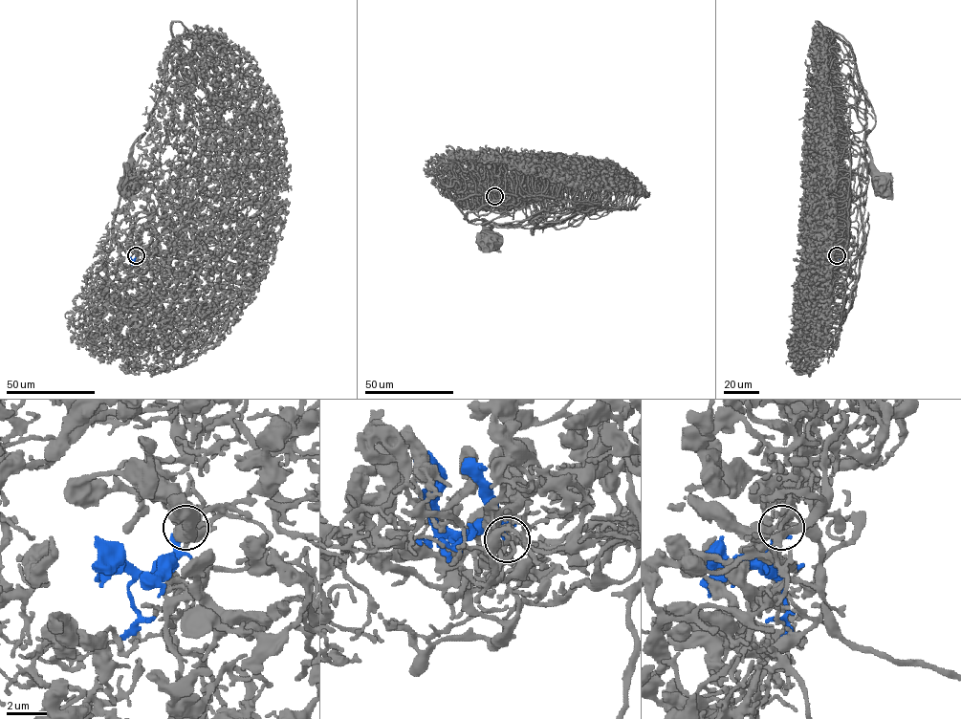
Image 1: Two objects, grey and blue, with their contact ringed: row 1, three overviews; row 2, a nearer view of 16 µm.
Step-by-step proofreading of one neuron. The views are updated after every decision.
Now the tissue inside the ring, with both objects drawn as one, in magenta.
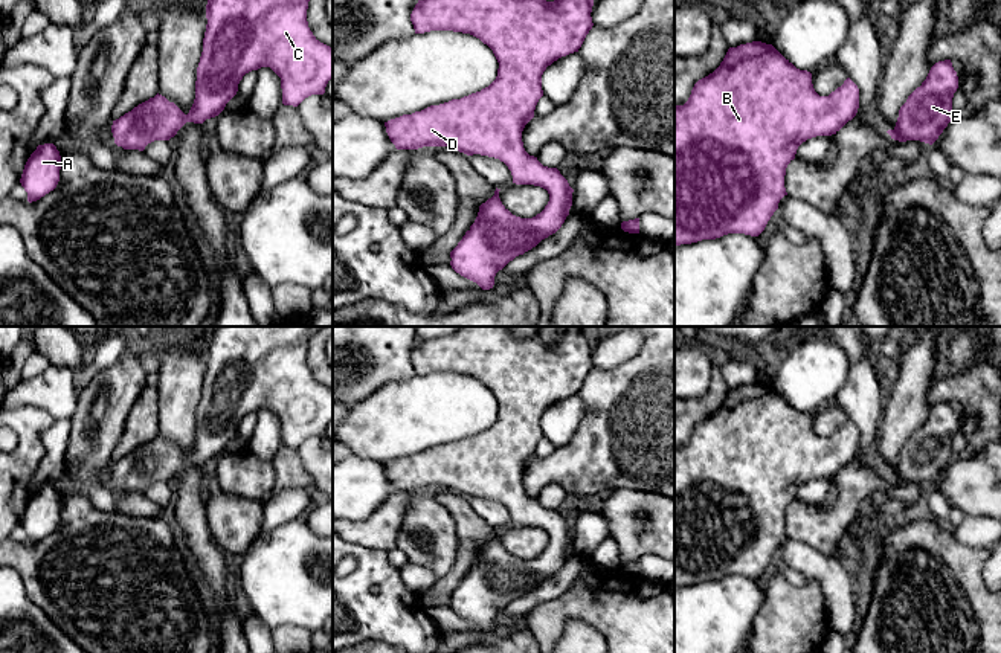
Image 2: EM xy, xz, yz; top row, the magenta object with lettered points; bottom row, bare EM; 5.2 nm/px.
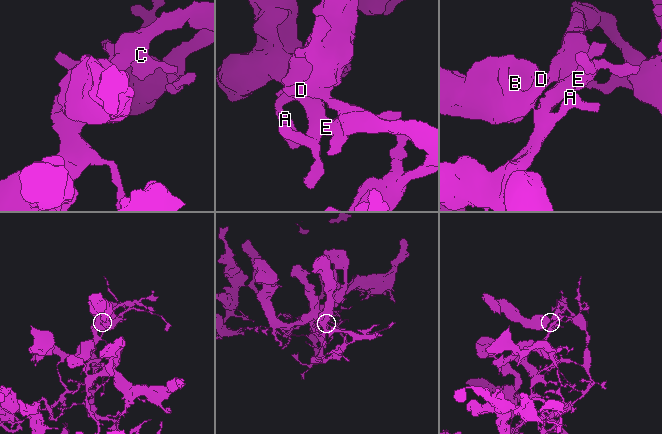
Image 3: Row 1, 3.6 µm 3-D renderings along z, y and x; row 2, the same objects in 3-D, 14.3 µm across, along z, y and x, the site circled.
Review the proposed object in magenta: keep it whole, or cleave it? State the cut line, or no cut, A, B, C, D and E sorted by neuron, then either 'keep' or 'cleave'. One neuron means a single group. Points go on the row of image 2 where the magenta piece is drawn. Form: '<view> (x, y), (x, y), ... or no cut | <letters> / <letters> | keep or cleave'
no cut | A B C D E | keep

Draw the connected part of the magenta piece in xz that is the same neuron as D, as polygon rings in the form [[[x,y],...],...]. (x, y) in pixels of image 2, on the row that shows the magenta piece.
[[[418,0],[410,21],[415,34],[430,31],[453,31],[470,34],[487,44],[497,63],[496,79],[481,92],[472,93],[461,99],[452,99],[439,105],[430,105],[412,114],[385,122],[386,133],[397,150],[418,150],[423,146],[449,146],[467,156],[481,154],[499,159],[504,162],[513,175],[516,185],[534,185],[548,191],[549,201],[545,209],[533,218],[520,218],[513,215],[500,201],[496,188],[494,195],[479,206],[478,217],[470,229],[465,232],[458,246],[450,252],[450,265],[461,276],[476,282],[482,290],[490,290],[494,285],[494,276],[516,256],[536,247],[542,240],[555,233],[572,206],[572,192],[568,180],[557,168],[543,166],[537,157],[529,156],[522,142],[522,131],[525,125],[534,117],[534,110],[539,99],[543,96],[542,75],[548,66],[562,56],[578,52],[586,35],[592,29],[592,6],[594,0]]]

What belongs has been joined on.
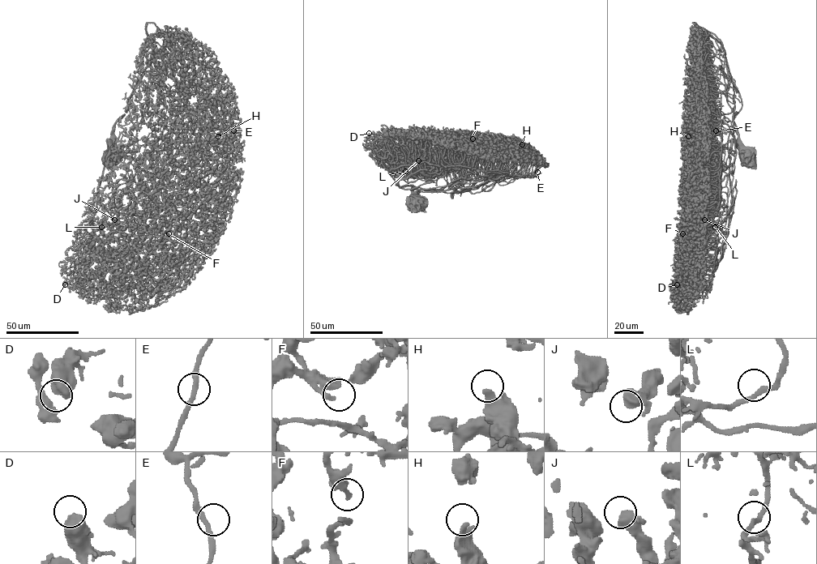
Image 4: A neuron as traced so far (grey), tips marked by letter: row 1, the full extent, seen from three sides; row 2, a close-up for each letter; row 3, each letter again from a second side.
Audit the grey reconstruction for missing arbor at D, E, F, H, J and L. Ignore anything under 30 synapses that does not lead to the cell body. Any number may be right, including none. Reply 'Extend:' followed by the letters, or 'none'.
Extend: F

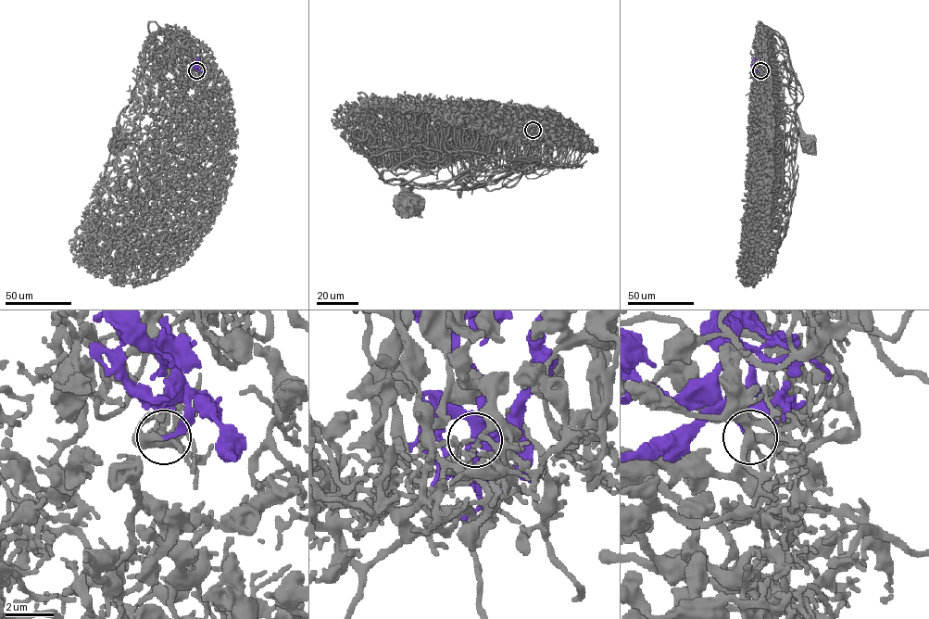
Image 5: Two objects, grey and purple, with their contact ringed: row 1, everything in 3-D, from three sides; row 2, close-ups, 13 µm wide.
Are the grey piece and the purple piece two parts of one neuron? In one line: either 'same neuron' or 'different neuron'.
same neuron

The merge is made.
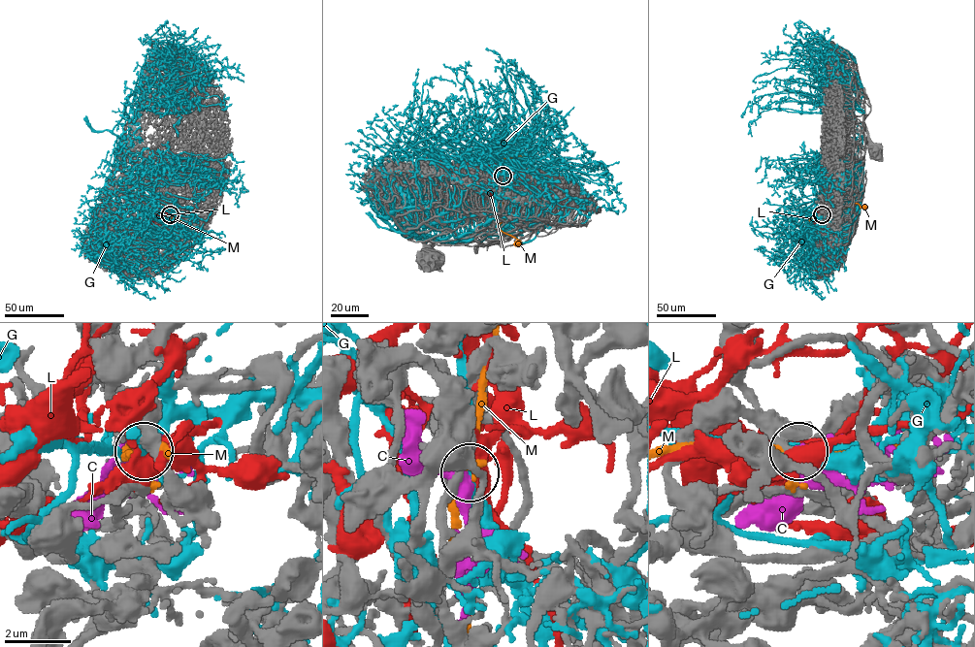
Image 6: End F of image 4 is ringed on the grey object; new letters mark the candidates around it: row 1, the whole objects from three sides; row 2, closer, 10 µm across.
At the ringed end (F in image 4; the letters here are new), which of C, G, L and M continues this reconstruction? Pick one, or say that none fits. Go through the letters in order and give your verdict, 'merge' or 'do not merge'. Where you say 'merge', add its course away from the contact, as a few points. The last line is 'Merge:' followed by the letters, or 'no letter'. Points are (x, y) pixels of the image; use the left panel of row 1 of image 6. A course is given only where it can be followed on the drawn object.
C: merge
G: do not merge
L: do not merge
M: do not merge
Merge: C

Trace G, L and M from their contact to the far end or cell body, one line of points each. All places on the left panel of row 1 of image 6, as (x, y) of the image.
G: (170, 214), (154, 216), (126, 187), (137, 176), (136, 109), (171, 74), (195, 76), (166, 60), (172, 71)
L: (170, 214), (161, 218), (163, 215), (151, 212)
M: (170, 213), (173, 210), (168, 203), (180, 207)

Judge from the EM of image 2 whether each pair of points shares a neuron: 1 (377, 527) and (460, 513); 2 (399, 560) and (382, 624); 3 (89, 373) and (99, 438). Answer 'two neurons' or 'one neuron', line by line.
1: two neurons
2: two neurons
3: two neurons

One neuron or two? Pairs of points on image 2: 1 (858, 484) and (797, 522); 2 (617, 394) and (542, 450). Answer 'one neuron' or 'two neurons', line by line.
1: one neuron
2: two neurons

